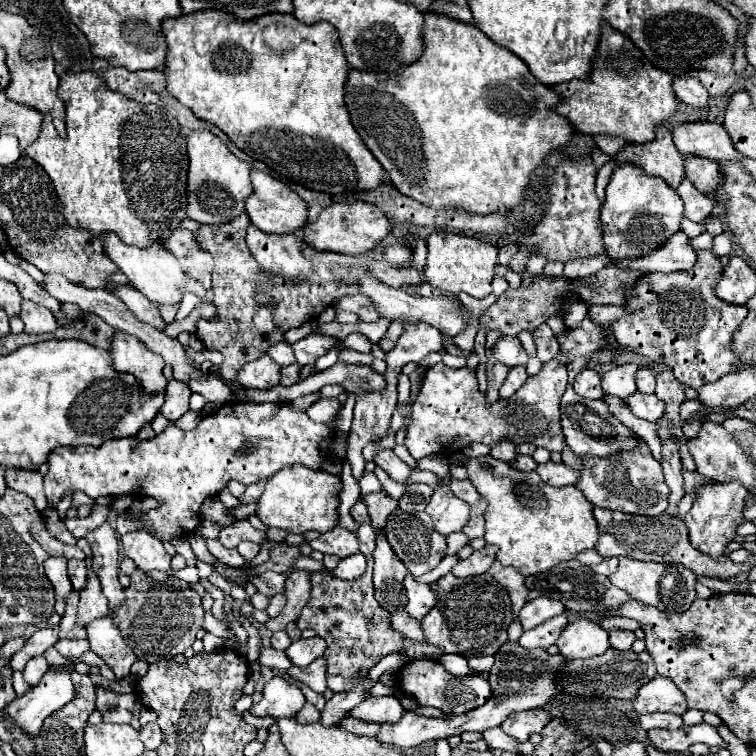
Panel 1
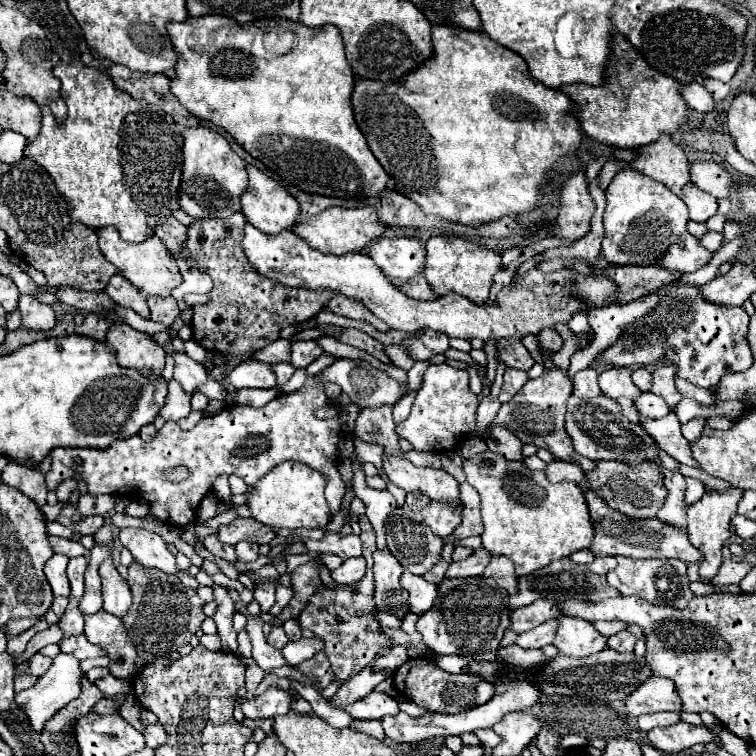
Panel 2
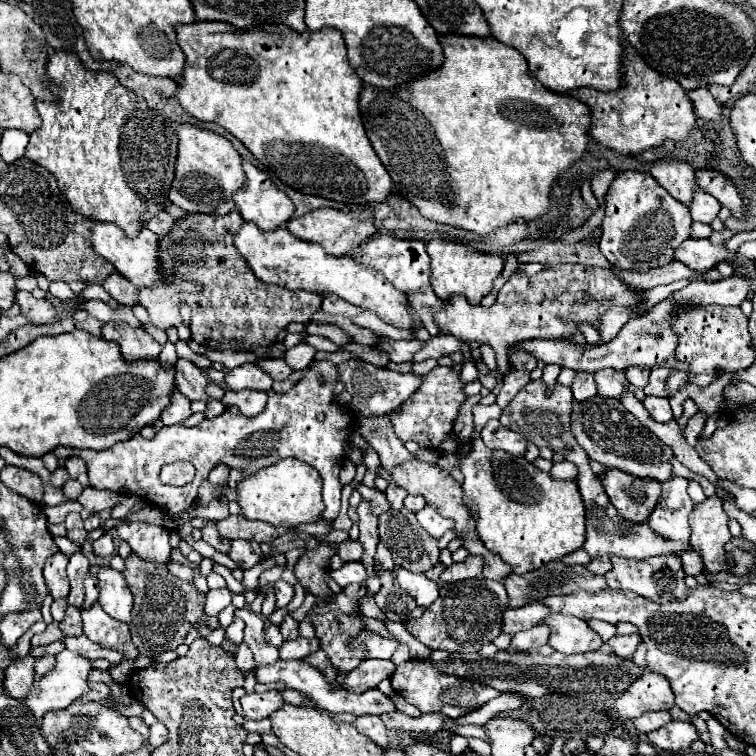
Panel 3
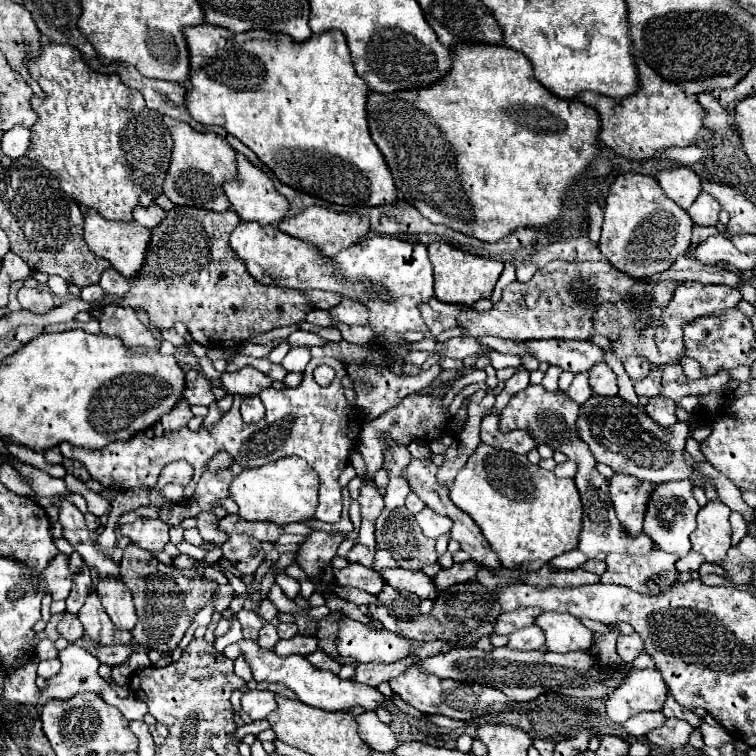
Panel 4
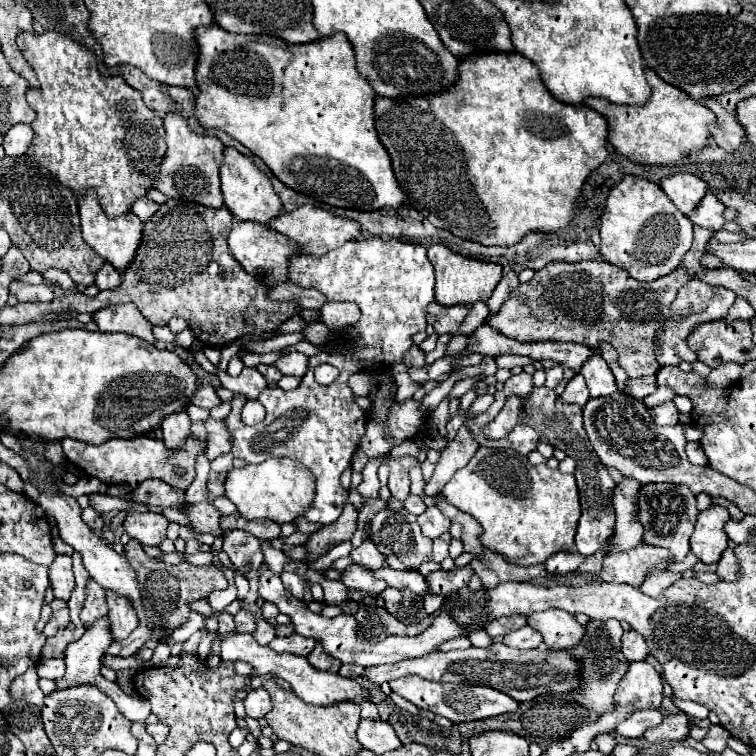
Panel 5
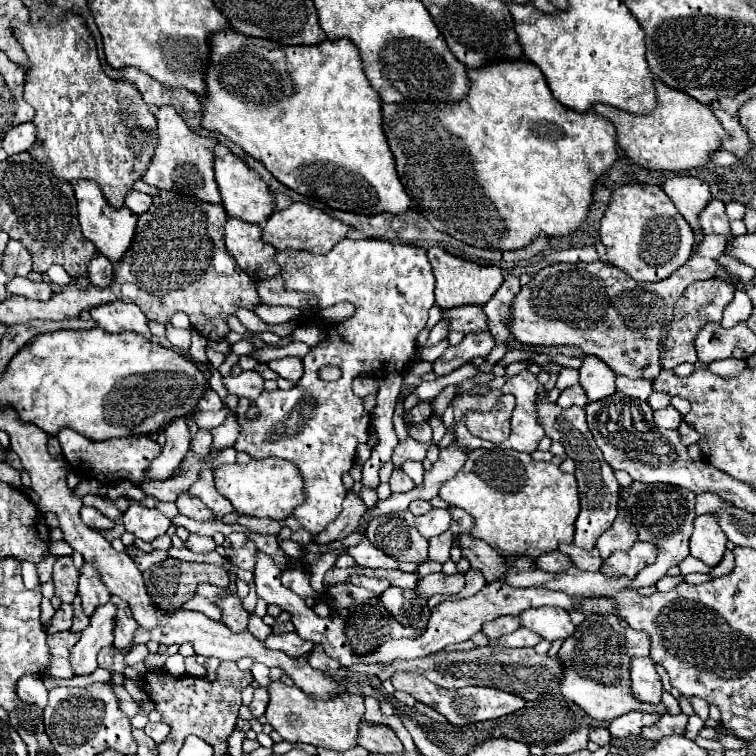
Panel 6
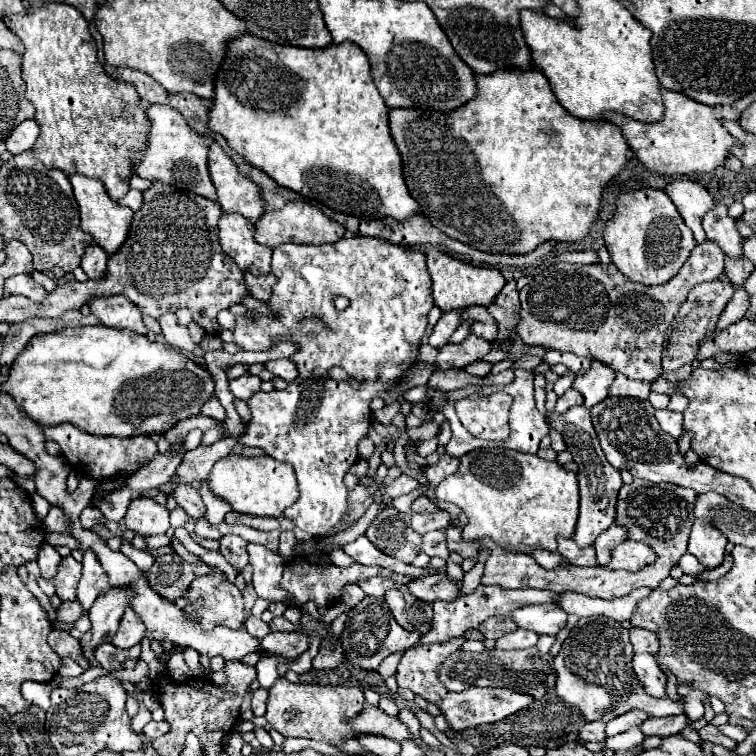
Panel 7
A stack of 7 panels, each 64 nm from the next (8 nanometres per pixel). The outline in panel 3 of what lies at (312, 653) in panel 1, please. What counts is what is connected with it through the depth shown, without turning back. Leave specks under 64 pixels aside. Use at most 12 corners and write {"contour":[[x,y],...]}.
{"contour":[[316,638],[296,640],[280,646],[282,660],[304,660],[320,648]]}

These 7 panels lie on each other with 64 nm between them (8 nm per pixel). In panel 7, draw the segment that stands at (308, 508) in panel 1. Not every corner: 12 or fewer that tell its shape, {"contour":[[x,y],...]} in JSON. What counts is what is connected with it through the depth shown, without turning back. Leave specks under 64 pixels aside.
{"contour":[[226,456],[210,490],[236,512],[282,518],[300,496],[294,468]]}

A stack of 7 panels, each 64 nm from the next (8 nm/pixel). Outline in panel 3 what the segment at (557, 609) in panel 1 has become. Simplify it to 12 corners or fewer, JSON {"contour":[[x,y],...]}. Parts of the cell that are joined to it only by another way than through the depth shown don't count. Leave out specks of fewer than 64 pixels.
{"contour":[[544,604],[504,612],[502,632],[528,630],[550,614]]}

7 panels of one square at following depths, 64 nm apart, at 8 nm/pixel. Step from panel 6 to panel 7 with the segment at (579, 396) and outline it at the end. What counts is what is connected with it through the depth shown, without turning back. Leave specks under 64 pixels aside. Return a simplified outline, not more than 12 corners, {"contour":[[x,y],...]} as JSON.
{"contour":[[574,388],[558,398],[554,412],[562,414],[568,408],[582,404],[582,398]]}

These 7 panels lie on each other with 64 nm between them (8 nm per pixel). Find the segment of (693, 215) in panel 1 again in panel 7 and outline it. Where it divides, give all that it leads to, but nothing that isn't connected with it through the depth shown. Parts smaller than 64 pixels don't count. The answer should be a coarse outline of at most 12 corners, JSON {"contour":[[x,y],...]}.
{"contour":[[716,204],[702,226],[726,256],[742,256],[742,236],[724,204]]}

